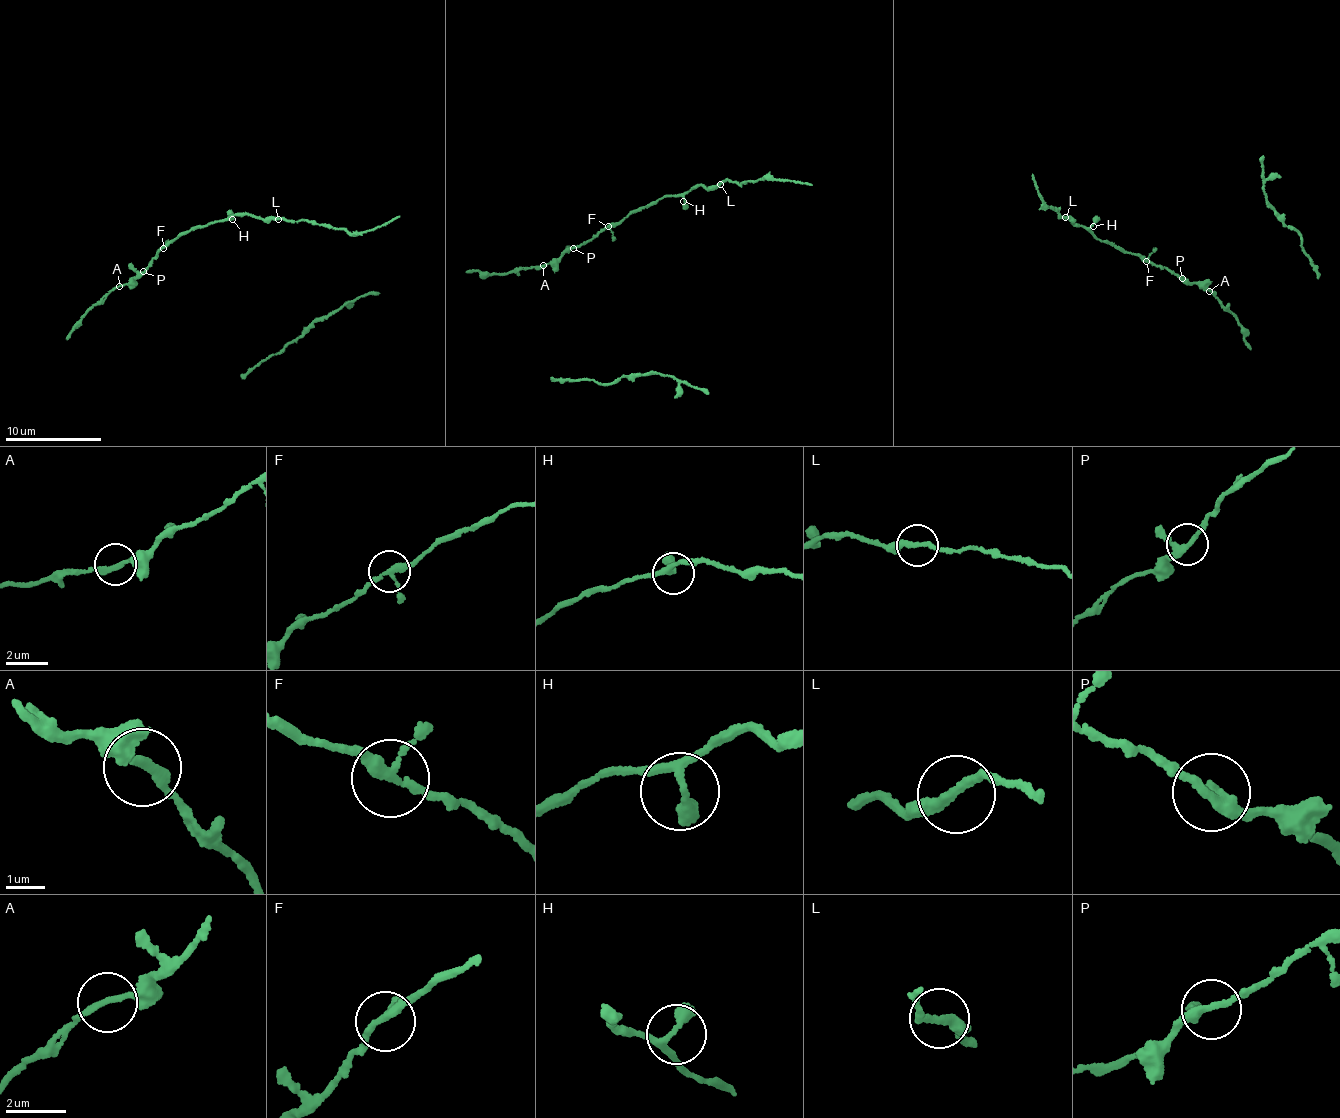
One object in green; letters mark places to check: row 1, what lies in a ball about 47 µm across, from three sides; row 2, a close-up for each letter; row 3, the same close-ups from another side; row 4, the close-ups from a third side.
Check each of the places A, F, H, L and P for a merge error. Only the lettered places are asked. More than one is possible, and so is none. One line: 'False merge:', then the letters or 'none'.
False merge: none

